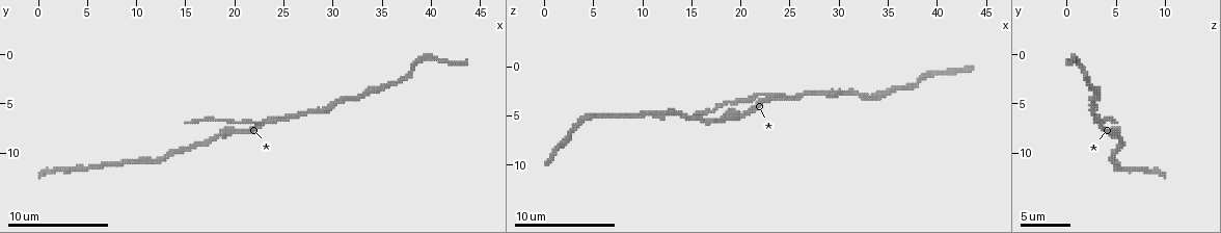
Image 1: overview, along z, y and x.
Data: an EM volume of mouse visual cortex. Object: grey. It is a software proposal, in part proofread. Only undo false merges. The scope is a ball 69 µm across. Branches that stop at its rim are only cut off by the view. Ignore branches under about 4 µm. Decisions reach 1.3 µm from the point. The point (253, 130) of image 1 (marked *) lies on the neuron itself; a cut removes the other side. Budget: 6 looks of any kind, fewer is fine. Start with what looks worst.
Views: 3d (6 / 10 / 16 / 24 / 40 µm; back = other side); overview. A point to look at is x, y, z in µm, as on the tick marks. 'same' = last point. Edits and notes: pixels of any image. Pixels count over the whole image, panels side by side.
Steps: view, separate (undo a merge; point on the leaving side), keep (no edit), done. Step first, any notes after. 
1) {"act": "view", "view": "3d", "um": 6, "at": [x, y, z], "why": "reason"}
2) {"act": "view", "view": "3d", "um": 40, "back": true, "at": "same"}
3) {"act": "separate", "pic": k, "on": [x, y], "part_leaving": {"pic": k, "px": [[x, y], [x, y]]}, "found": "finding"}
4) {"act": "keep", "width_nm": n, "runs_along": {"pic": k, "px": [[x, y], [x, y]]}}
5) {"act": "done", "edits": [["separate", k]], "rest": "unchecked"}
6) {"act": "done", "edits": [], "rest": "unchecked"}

{"act": "view", "view": "3d", "um": 10, "at": [23.0, 6.8, 3.0], "why": "arms part here"}

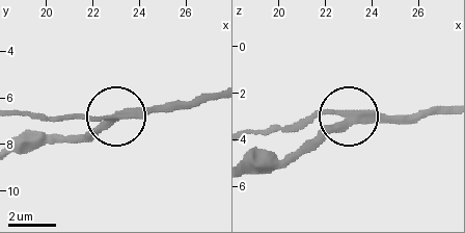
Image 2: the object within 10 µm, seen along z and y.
{"act": "separate", "pic": 2, "on": [94, 118], "side_arm_um": 9, "part_leaving": {"pic": 2, "px": [[130, 119], [19, 112]]}, "found": "a second neuron is stuck on"}

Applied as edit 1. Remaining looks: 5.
{"act": "view", "view": "3d", "um": 10, "at": [13.0, 10.4, 4.4], "why": "calibre changes"}

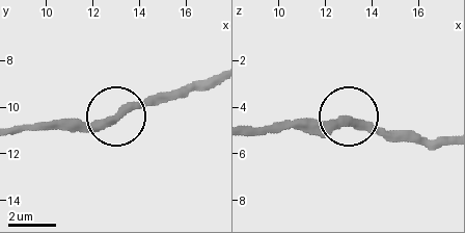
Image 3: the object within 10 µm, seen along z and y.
{"act": "keep", "found": "continuous, no second neuron"}

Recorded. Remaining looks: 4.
{"act": "view", "view": "3d", "um": 10, "at": [18.2, 8.4, 5.0], "why": "calibre changes"}

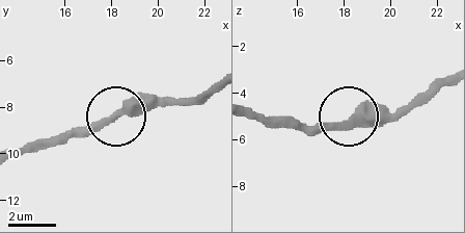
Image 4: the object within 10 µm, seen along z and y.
{"act": "view", "view": "3d", "um": 10, "back": true, "at": [18.4, 8.2, 5.2]}

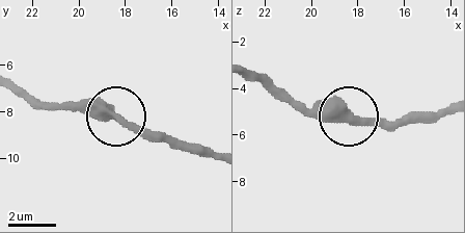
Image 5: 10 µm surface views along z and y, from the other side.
{"act": "keep", "runs_along": {"pic": 5, "px": [[269, 91], [362, 120], [402, 120]]}, "found": "continuous, no second neuron"}

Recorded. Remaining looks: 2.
{"act": "done", "edits": [["separate", 2]], "rest": "unchecked"}

